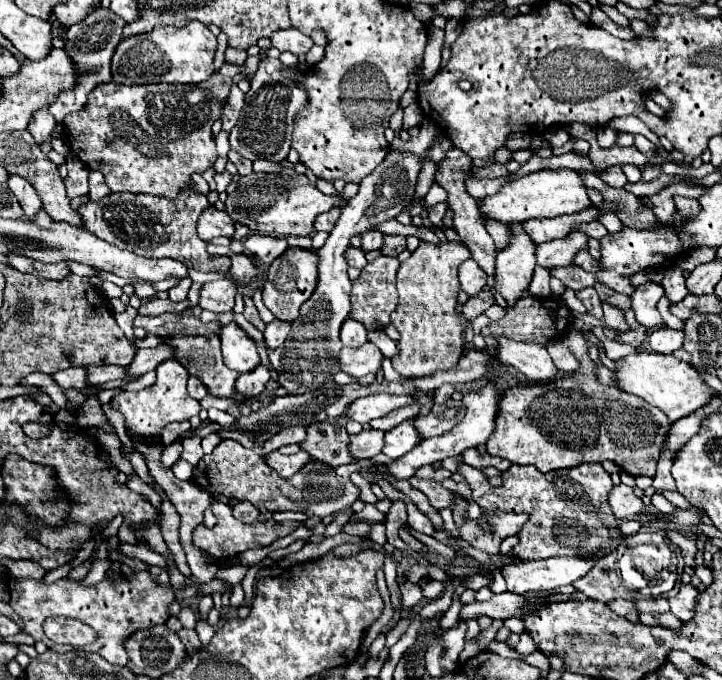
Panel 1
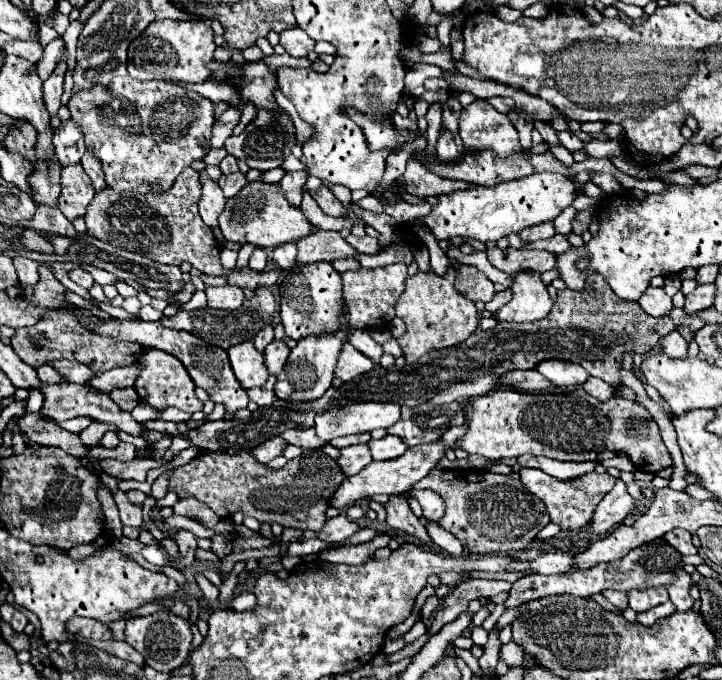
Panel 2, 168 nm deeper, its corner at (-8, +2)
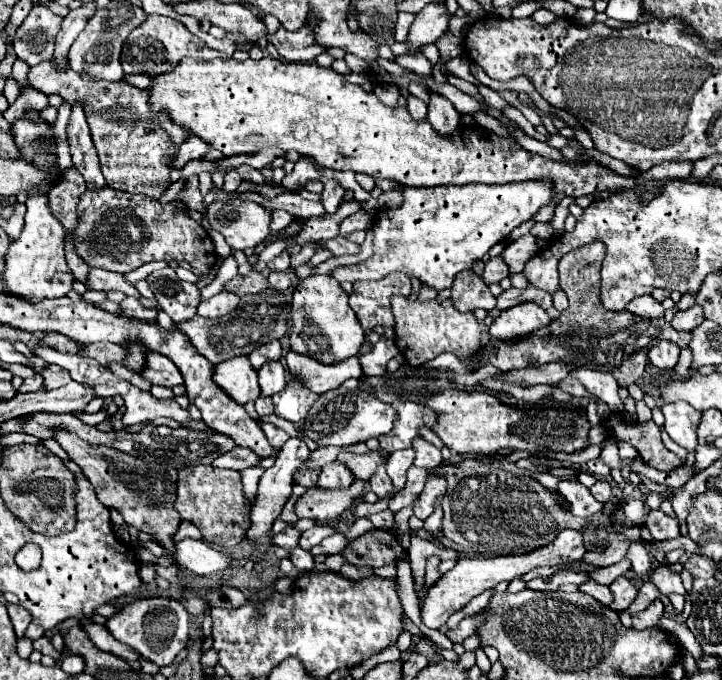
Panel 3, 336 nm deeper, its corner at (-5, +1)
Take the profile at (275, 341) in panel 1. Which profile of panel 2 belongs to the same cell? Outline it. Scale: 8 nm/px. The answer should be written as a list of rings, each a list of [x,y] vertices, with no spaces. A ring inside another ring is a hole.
[[[274,339],[266,351],[264,351],[264,357],[266,357],[266,367],[272,375],[278,375],[282,371],[282,365],[286,363],[286,357],[290,353],[290,347],[282,341],[282,339]]]

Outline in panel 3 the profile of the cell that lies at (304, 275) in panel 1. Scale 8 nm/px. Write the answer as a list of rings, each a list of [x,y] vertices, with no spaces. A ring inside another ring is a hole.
[[[309,276],[299,282],[291,304],[289,342],[291,350],[321,364],[337,364],[359,354],[359,348],[365,342],[365,330],[361,328],[355,312],[349,308],[347,294],[333,278]]]

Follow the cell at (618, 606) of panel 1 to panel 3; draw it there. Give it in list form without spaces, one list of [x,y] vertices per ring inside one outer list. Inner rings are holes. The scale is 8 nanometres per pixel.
[[[587,580],[587,582],[583,582],[583,584],[579,586],[579,590],[581,590],[583,594],[593,596],[597,602],[601,602],[601,604],[605,604],[605,606],[611,604],[611,590],[609,590],[609,586],[601,586],[601,584],[593,582],[593,580]]]

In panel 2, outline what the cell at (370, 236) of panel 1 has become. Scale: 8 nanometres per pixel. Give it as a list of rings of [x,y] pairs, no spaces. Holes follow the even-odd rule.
[[[348,235],[346,241],[358,251],[358,253],[378,253],[380,251],[380,245],[378,245],[378,239],[374,237],[354,237],[354,235]]]

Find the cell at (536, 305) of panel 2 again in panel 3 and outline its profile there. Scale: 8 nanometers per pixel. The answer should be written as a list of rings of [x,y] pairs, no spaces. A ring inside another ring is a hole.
[[[525,302],[523,306],[515,306],[511,310],[501,312],[495,322],[489,326],[489,338],[491,340],[519,340],[535,330],[547,326],[551,318],[541,306],[535,306],[535,302]]]

